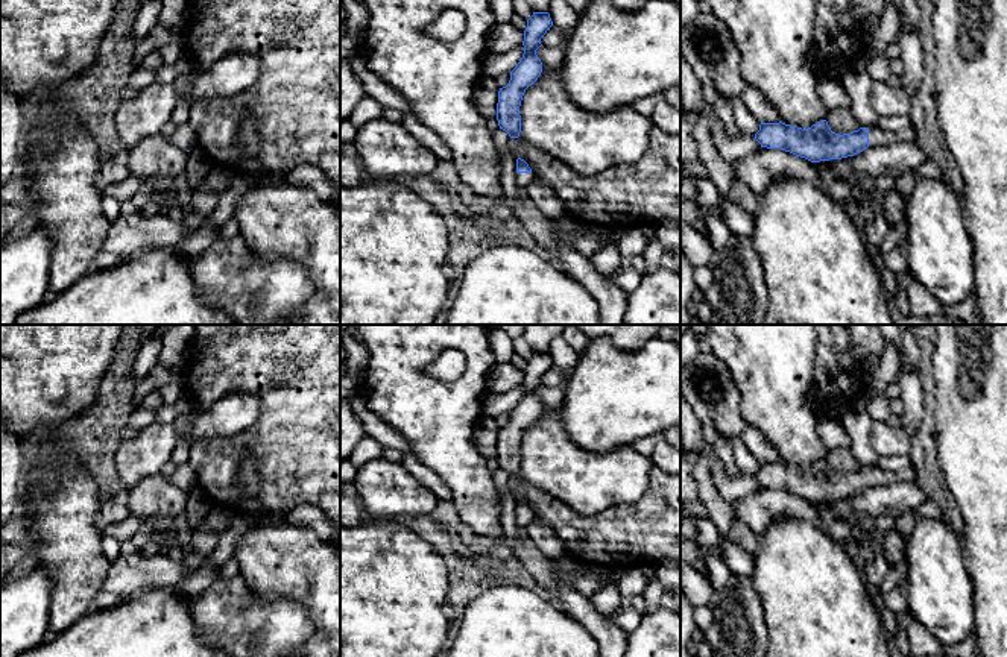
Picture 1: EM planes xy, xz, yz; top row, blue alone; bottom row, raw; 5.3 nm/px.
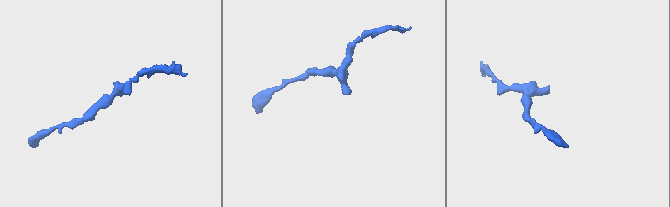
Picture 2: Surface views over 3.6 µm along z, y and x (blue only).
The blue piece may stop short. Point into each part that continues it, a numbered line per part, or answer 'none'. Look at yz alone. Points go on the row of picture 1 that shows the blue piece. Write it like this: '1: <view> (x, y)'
1: yz (877, 137)

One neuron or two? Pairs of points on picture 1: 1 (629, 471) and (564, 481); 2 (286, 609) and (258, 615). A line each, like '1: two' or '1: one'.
1: one
2: one

